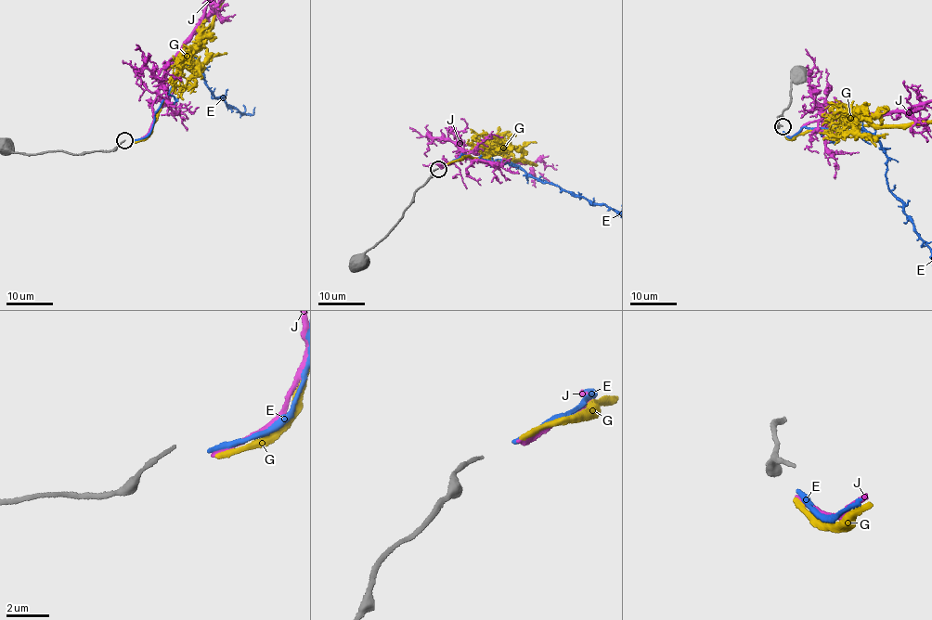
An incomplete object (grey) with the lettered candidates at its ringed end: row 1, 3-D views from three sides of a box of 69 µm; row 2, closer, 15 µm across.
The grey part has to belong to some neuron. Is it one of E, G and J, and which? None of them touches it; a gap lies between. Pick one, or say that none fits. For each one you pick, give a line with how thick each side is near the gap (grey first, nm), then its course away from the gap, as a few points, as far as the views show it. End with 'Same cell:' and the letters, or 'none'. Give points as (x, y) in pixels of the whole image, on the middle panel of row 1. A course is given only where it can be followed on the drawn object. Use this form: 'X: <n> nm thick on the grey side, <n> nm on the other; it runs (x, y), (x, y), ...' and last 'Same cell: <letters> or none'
E: 160 nm thick on the grey side, 200 nm on the other
Same cell: E

